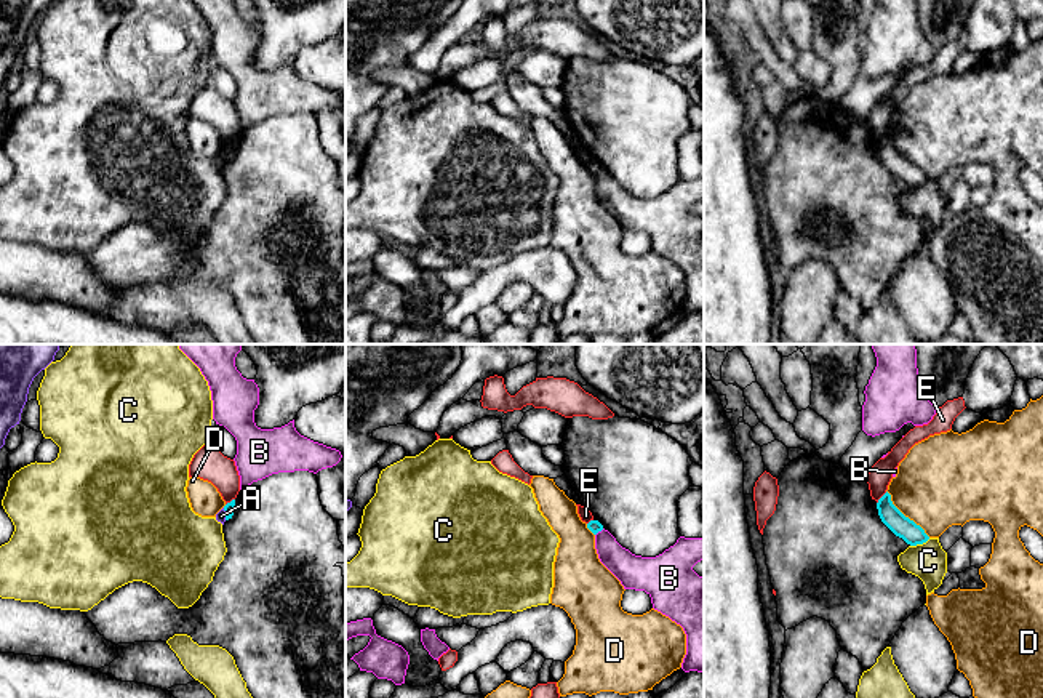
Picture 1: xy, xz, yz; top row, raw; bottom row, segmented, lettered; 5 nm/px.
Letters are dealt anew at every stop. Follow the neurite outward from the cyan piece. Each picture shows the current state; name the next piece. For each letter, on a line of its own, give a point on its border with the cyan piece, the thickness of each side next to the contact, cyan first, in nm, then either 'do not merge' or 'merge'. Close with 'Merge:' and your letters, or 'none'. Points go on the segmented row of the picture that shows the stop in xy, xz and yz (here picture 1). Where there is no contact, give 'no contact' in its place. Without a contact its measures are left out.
A: meets cyan in xy at (226, 514); 60 nm thick on the cyan side, 50 nm on the other; do not merge
B: meets cyan in xz at (599, 530); 60 nm thick on the cyan side, 160 nm on the other; do not merge
C: meets cyan in yz at (920, 543); 110 nm thick on the cyan side, 190 nm on the other; do not merge
D: meets cyan in yz at (904, 516); 110 nm thick on the cyan side, 440 nm on the other; do not merge
E: meets cyan in yz at (880, 498); 110 nm thick on the cyan side, 120 nm on the other; do not merge
Merge: none

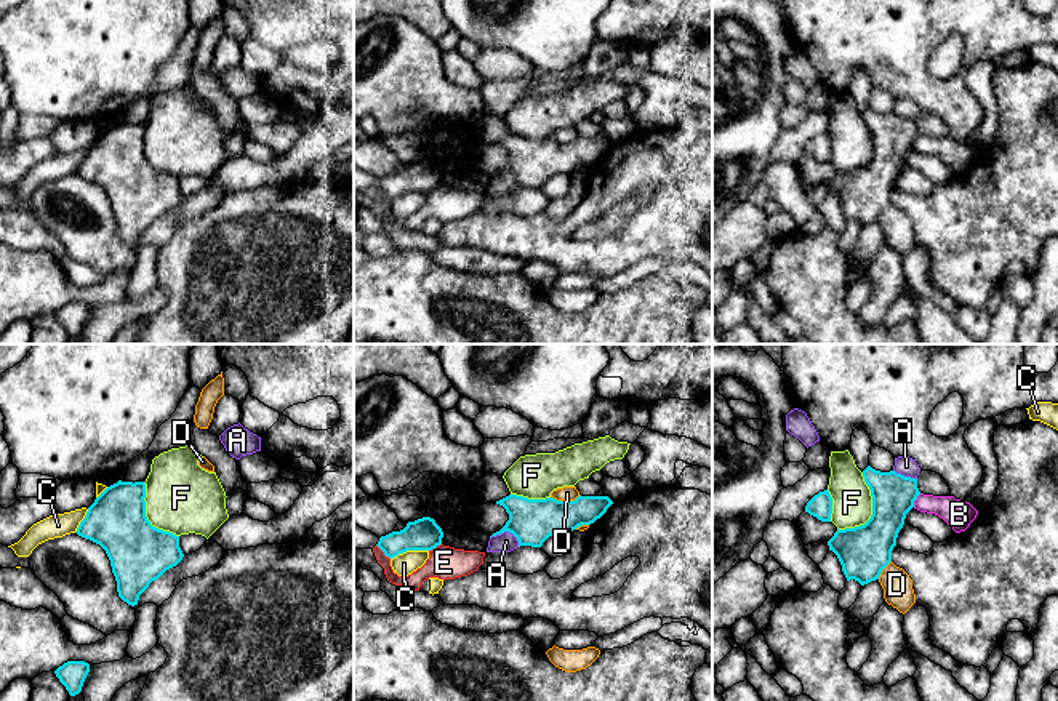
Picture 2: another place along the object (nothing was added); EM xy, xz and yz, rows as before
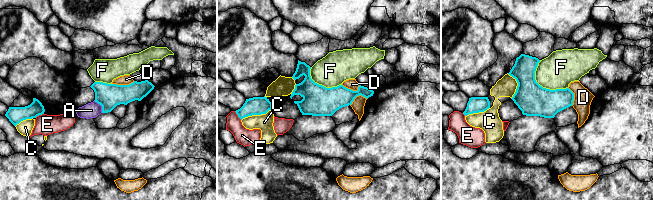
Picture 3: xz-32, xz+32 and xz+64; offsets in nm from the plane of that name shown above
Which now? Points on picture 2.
A: meets cyan in xz at (508, 530); 220 nm thick on the cyan side, 100 nm on the other; do not merge
B: meets cyan in yz at (916, 498); 220 nm thick on the cyan side, 140 nm on the other; do not merge
C: meets cyan in xz at (408, 549); 160 nm thick on the cyan side, 110 nm on the other; do not merge
D: meets cyan in xz at (565, 501); 220 nm thick on the cyan side, 80 nm on the other; do not merge
E: meets cyan in xz at (383, 551); 160 nm thick on the cyan side, 90 nm on the other; do not merge
F: meets cyan in yz at (873, 511); 260 nm thick on the cyan side, 200 nm on the other; do not merge
Merge: none

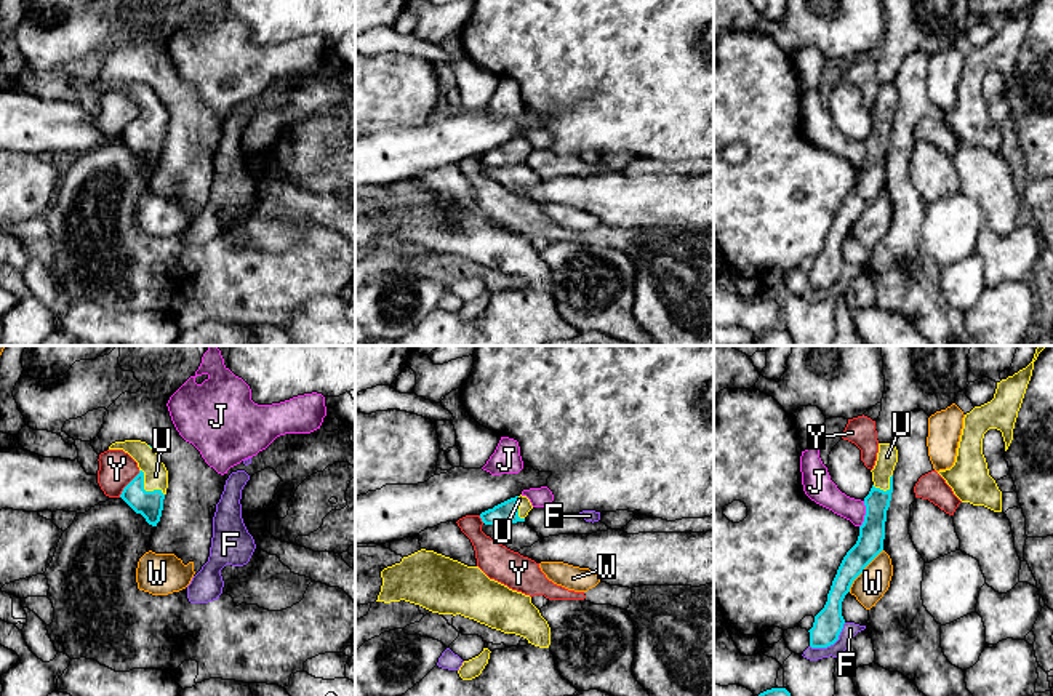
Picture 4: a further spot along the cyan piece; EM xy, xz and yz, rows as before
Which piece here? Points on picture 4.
F: meets cyan in yz at (831, 644); 150 nm thick on the cyan side, 80 nm on the other; do not merge
J: meets cyan in yz at (866, 514); 140 nm thick on the cyan side, 140 nm on the other; do not merge
U: meets cyan in xy at (143, 488); 140 nm thick on the cyan side, 130 nm on the other; merge
W: meets cyan in yz at (863, 570); 140 nm thick on the cyan side, 160 nm on the other; do not merge
Y: meets cyan in xy at (128, 484); 140 nm thick on the cyan side, 180 nm on the other; do not merge
Merge: U

